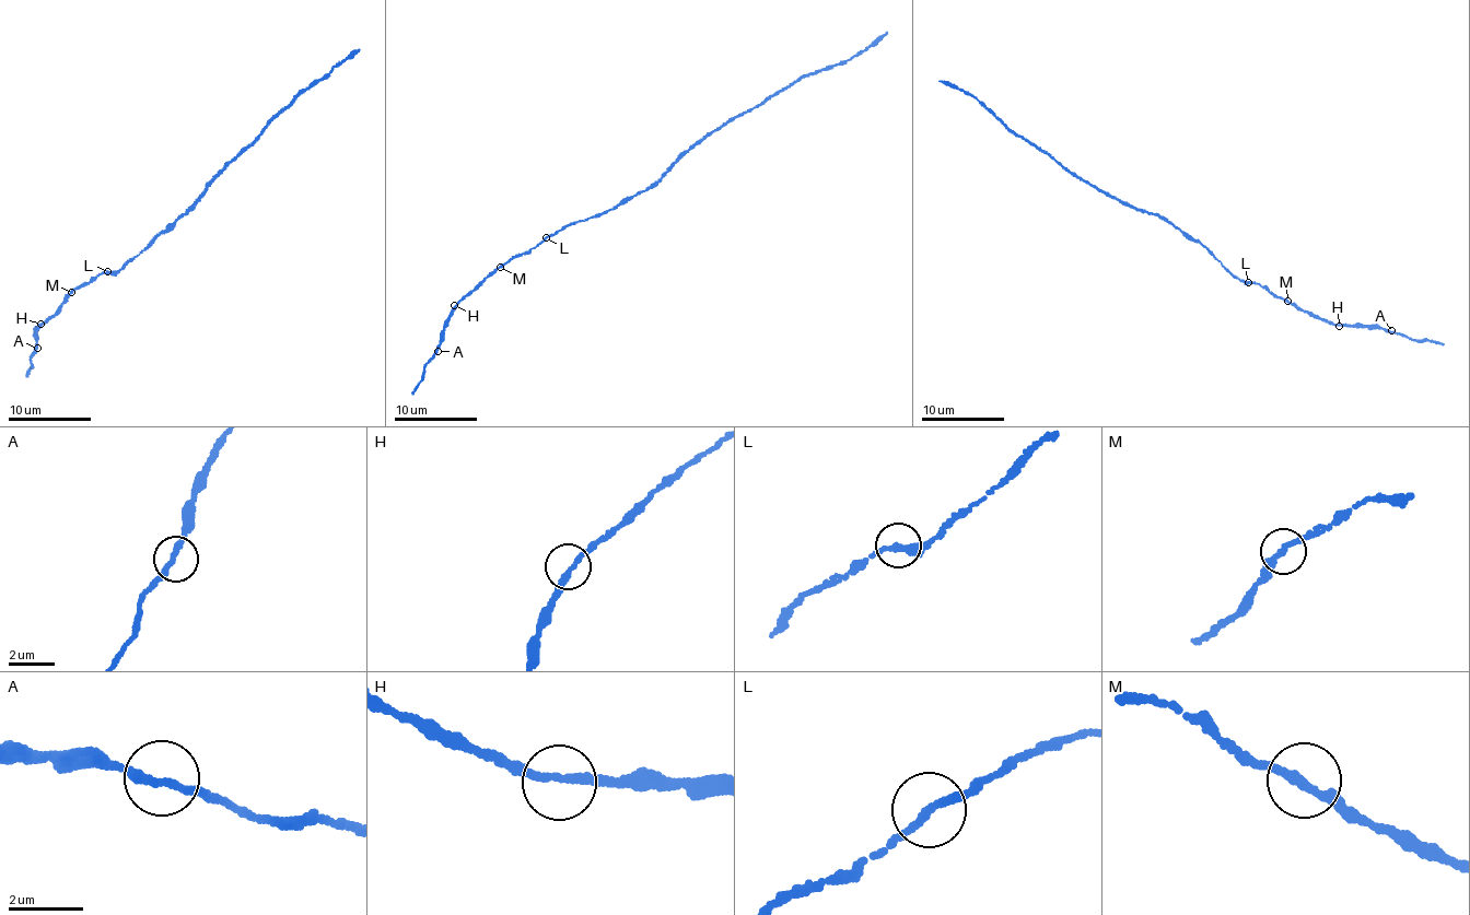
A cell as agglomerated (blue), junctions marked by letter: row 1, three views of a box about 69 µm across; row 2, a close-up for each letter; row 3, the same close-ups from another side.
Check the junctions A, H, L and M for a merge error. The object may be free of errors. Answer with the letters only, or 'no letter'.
no letter

